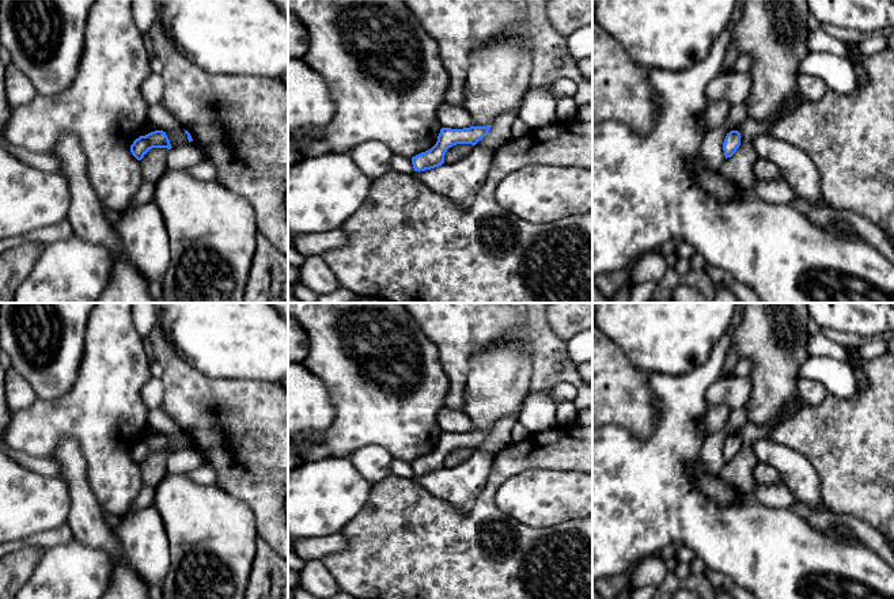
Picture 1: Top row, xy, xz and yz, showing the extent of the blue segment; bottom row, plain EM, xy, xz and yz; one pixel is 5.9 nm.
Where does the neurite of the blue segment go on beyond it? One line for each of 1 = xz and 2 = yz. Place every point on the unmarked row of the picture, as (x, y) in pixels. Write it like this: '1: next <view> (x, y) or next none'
1: next none
2: next none

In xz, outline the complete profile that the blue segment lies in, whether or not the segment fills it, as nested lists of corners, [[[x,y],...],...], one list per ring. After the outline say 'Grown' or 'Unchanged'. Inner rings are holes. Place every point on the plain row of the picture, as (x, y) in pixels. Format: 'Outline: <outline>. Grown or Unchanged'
Outline: [[[492,429],[463,433],[442,432],[436,448],[431,454],[412,462],[414,475],[420,477],[442,470],[448,452],[457,448],[476,450],[488,439],[490,432]]]. Unchanged

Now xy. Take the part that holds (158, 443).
Outline: [[[155,435],[145,440],[140,440],[130,450],[130,456],[137,465],[141,465],[144,459],[152,452],[173,452],[166,436]]]. Unchanged

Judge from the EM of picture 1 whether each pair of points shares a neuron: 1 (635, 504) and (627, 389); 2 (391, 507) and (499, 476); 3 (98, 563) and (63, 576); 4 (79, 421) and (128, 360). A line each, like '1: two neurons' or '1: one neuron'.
1: two neurons
2: one neuron
3: one neuron
4: one neuron

